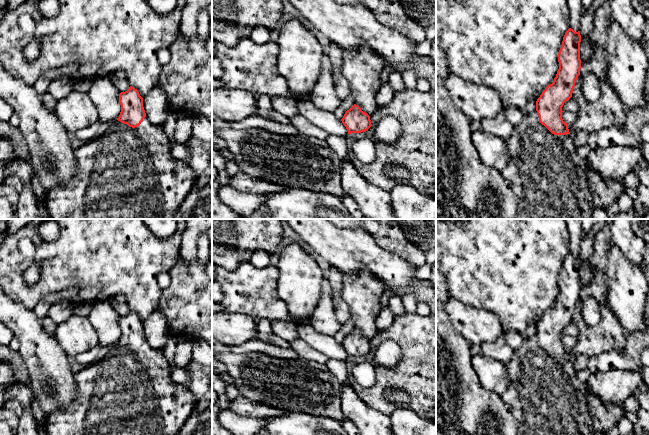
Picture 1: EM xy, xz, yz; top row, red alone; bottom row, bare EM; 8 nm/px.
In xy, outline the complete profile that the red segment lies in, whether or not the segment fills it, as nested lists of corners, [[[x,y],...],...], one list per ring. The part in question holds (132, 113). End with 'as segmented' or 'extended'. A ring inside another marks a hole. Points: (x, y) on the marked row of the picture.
[[[130,86],[127,91],[121,92],[119,95],[119,103],[121,105],[120,115],[115,121],[110,123],[106,133],[85,143],[74,151],[77,160],[77,169],[72,179],[47,192],[44,203],[50,219],[174,219],[180,206],[195,186],[196,173],[188,163],[176,159],[171,154],[170,139],[164,132],[162,126],[153,124],[146,117],[143,98],[140,96],[138,90]]]; extended

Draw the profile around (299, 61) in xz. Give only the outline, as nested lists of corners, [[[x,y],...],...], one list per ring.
[[[285,18],[278,29],[279,55],[277,68],[286,79],[293,98],[300,102],[304,96],[311,95],[319,80],[322,66],[323,45],[296,18]]]

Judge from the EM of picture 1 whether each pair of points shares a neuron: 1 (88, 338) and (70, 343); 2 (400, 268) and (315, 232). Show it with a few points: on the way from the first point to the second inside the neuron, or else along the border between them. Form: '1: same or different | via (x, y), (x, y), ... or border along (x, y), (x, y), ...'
1: same | via (84, 338), (74, 339)
2: same | via (379, 262), (358, 249), (345, 249), (336, 245)

